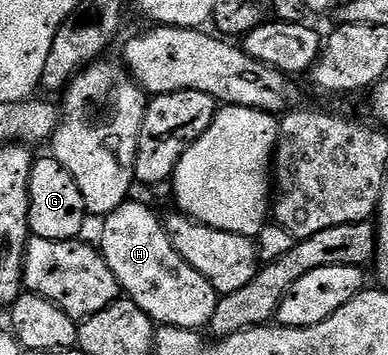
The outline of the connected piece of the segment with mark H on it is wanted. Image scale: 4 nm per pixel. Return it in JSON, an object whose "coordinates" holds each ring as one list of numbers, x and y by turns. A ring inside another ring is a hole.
{"coordinates":[[135,198,129,199,118,210,114,210,108,216,103,217,104,233,100,236,98,247,103,252,110,270,114,270,114,278,118,278,120,291,127,299,135,302,140,309,148,315,157,325,169,328,194,328,203,329,208,319,214,314,218,293,174,250,174,242,170,242,165,221,152,208,139,204]]}

